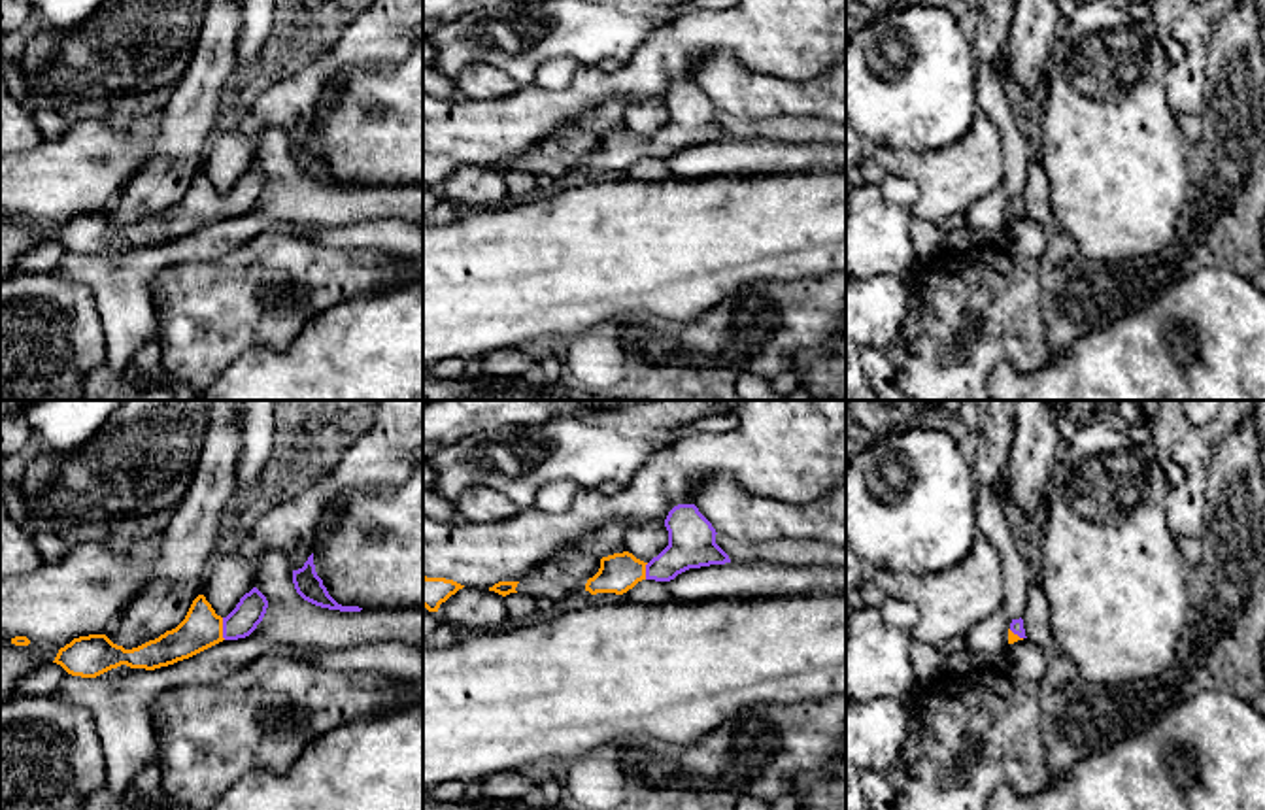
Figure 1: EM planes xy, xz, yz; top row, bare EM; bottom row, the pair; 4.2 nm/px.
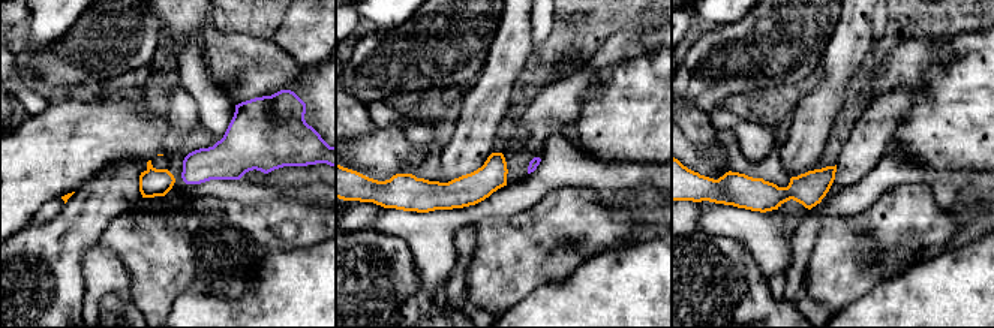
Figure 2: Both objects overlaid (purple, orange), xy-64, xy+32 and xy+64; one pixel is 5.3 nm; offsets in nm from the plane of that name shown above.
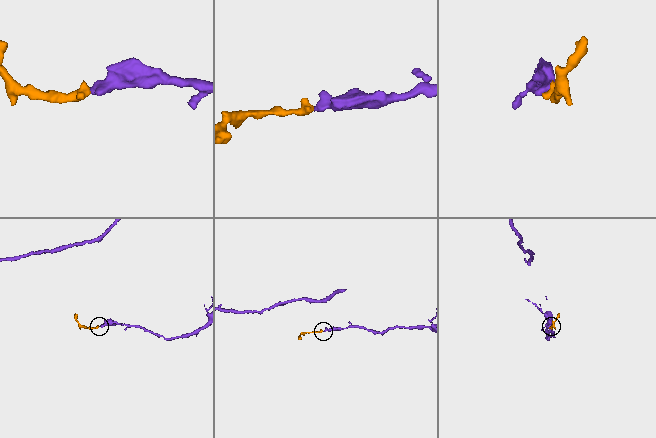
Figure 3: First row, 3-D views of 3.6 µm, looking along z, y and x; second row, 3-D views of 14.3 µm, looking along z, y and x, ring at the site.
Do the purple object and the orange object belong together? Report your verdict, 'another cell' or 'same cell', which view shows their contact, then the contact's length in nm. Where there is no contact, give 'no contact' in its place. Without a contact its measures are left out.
same cell | xy | 100 nm

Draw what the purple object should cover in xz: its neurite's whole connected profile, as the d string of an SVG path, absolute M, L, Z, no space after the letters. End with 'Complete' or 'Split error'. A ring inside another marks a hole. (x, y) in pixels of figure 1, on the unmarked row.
M695 81L674 83L665 104L668 123L657 134L649 140L629 128L602 134L599 149L585 160L585 168L623 172L642 157L670 159L689 145L731 140L716 121L716 106Z. Split error

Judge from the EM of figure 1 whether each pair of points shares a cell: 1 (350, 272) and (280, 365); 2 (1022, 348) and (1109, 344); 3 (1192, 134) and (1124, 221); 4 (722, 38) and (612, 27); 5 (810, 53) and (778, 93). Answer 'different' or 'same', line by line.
1: different
2: different
3: different
4: different
5: different

